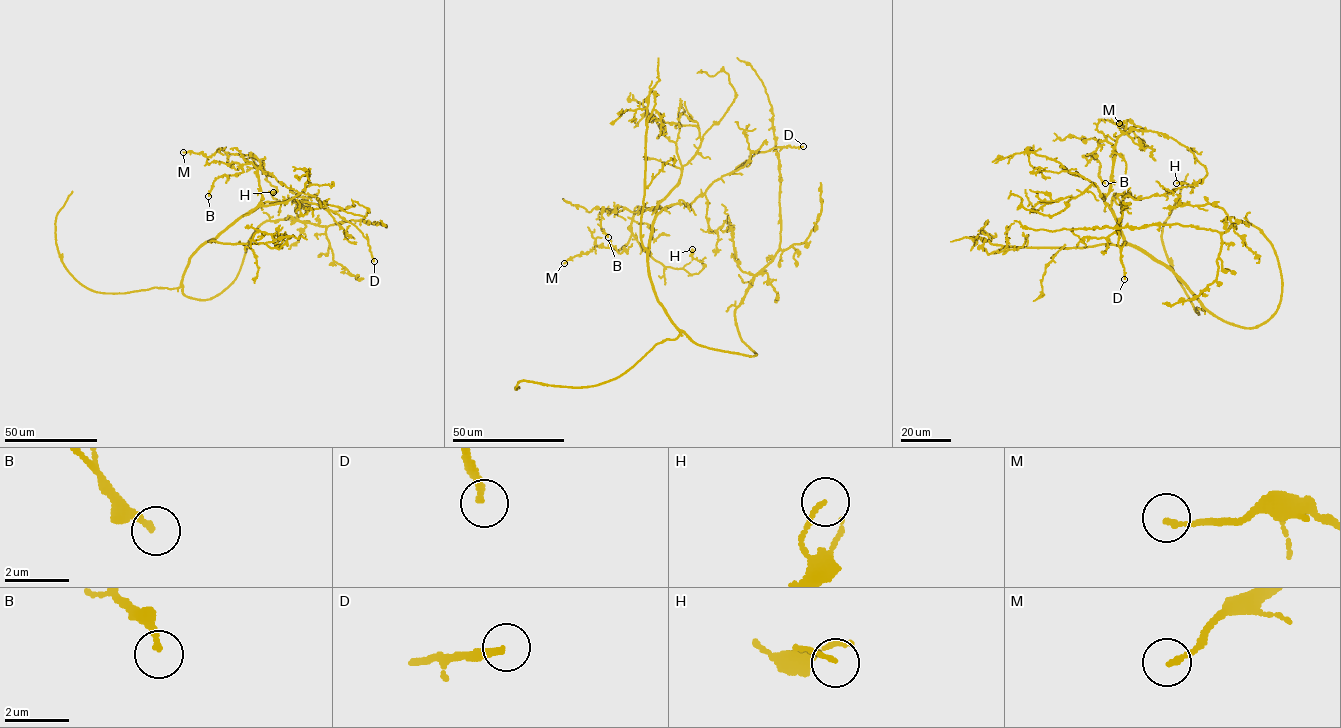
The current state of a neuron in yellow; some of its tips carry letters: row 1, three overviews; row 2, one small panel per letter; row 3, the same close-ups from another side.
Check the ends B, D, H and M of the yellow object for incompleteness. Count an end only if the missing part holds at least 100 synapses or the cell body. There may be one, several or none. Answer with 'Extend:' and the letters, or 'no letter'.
Extend: no letter

